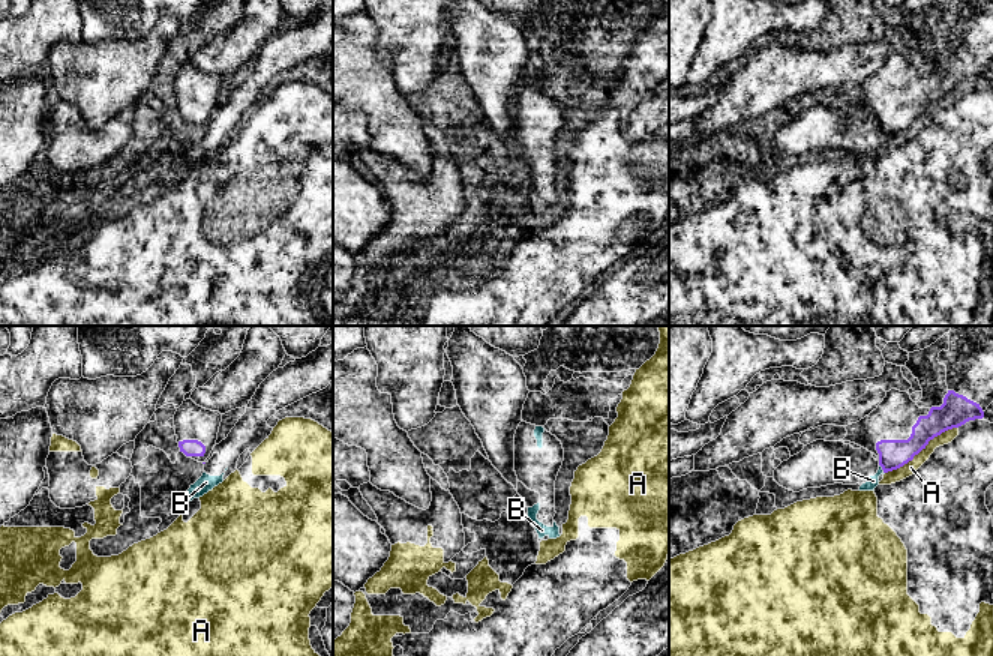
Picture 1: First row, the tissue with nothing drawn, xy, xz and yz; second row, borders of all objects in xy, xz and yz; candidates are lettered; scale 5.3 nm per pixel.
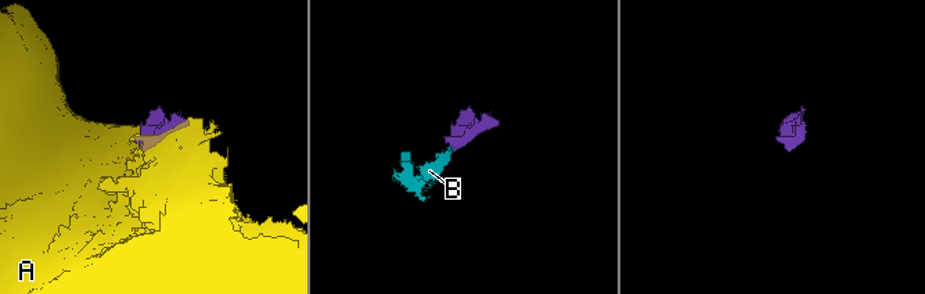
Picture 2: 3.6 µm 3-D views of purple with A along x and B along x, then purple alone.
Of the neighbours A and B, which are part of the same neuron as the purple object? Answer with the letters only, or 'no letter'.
no letter

